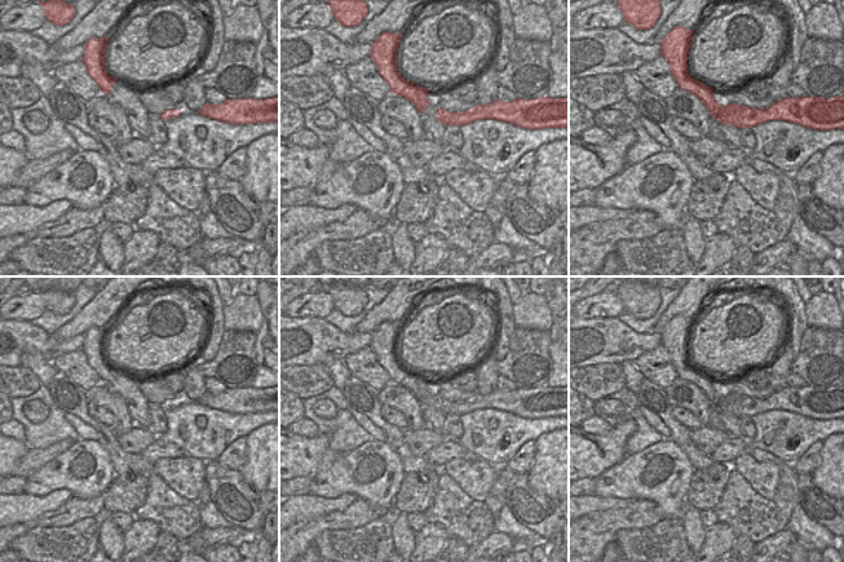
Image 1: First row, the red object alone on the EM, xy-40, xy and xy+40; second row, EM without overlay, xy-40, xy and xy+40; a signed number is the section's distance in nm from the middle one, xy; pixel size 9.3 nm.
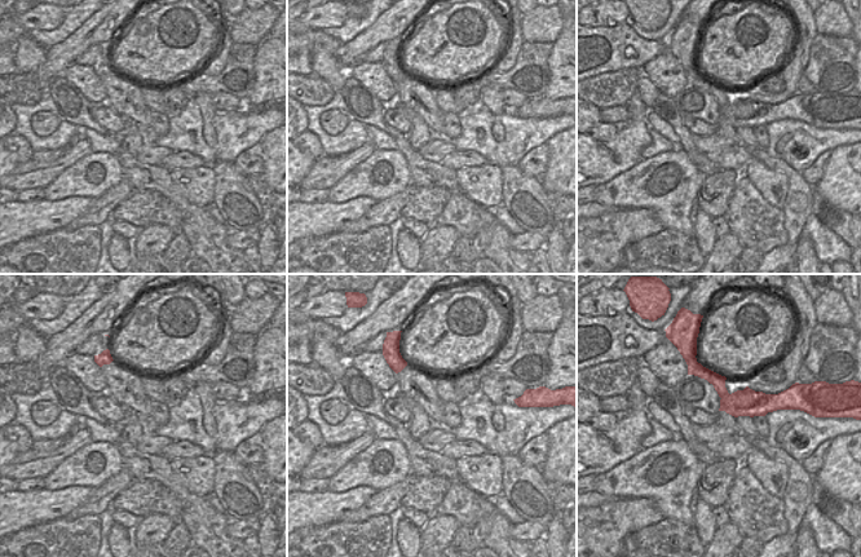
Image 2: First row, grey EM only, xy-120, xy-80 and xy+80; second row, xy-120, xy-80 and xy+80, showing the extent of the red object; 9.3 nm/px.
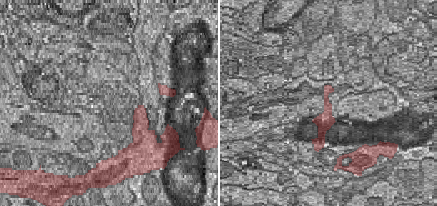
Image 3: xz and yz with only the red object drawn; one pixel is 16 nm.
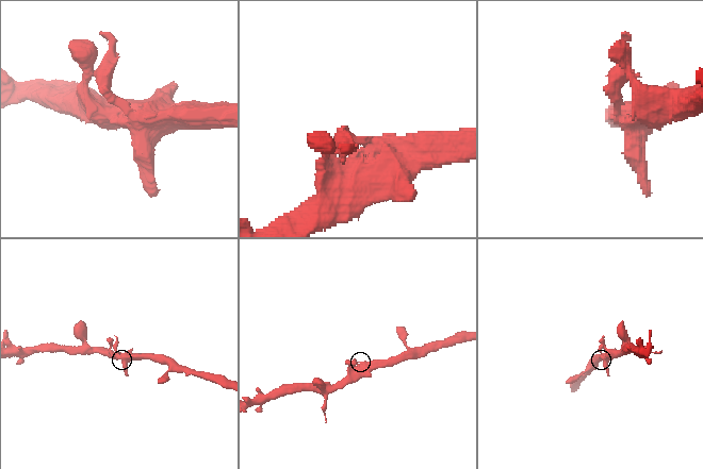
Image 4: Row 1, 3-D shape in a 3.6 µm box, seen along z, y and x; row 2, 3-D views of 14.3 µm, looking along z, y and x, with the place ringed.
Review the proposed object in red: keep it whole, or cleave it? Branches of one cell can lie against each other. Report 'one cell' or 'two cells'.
two cells

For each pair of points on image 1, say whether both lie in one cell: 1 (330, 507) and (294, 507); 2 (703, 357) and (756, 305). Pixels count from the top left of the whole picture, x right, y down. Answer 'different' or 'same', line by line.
1: same
2: same

